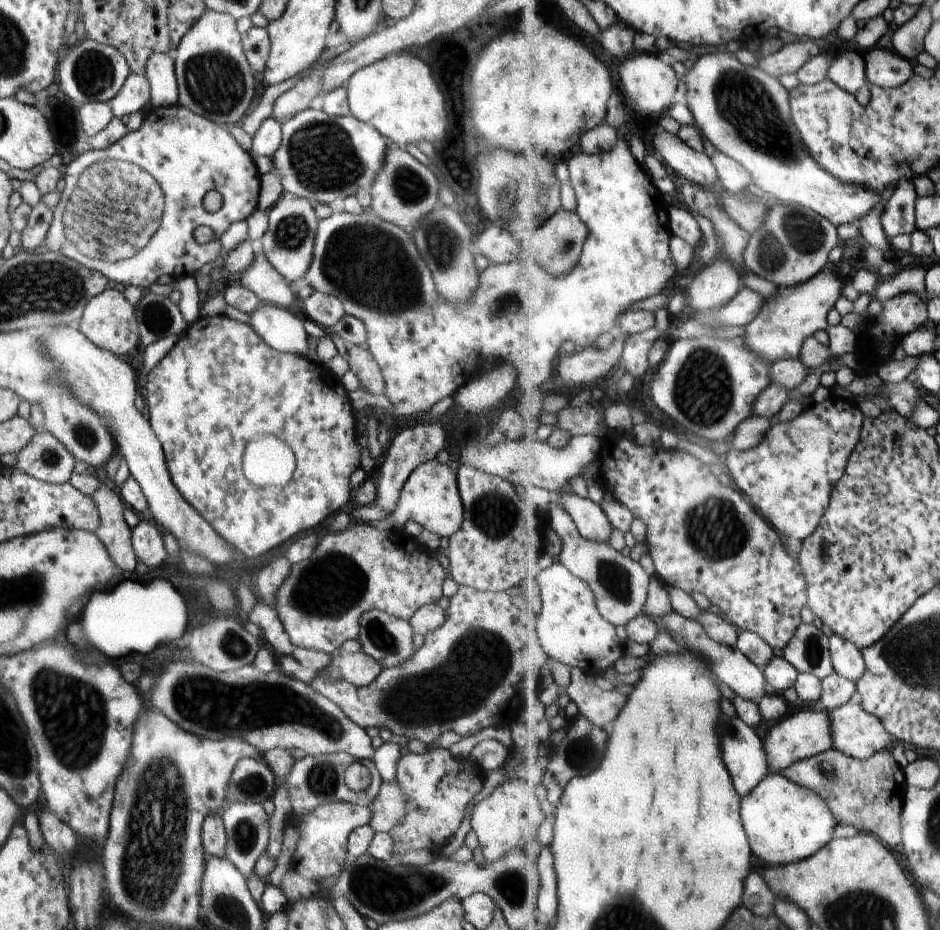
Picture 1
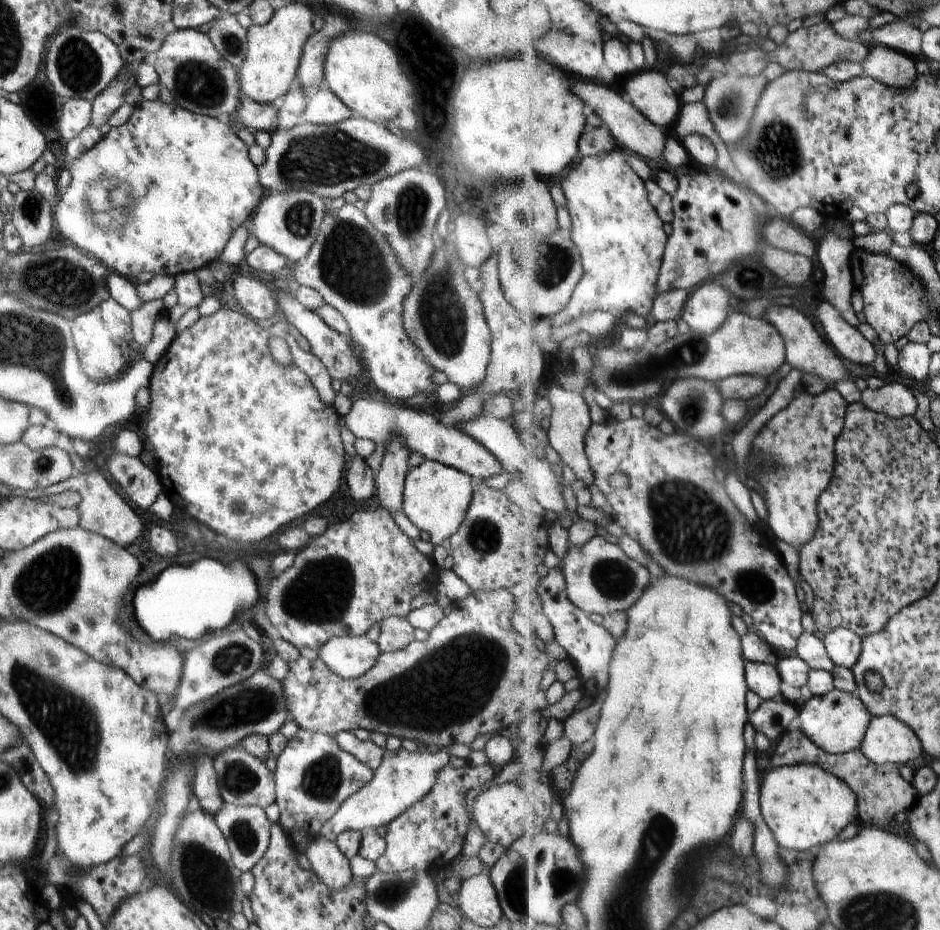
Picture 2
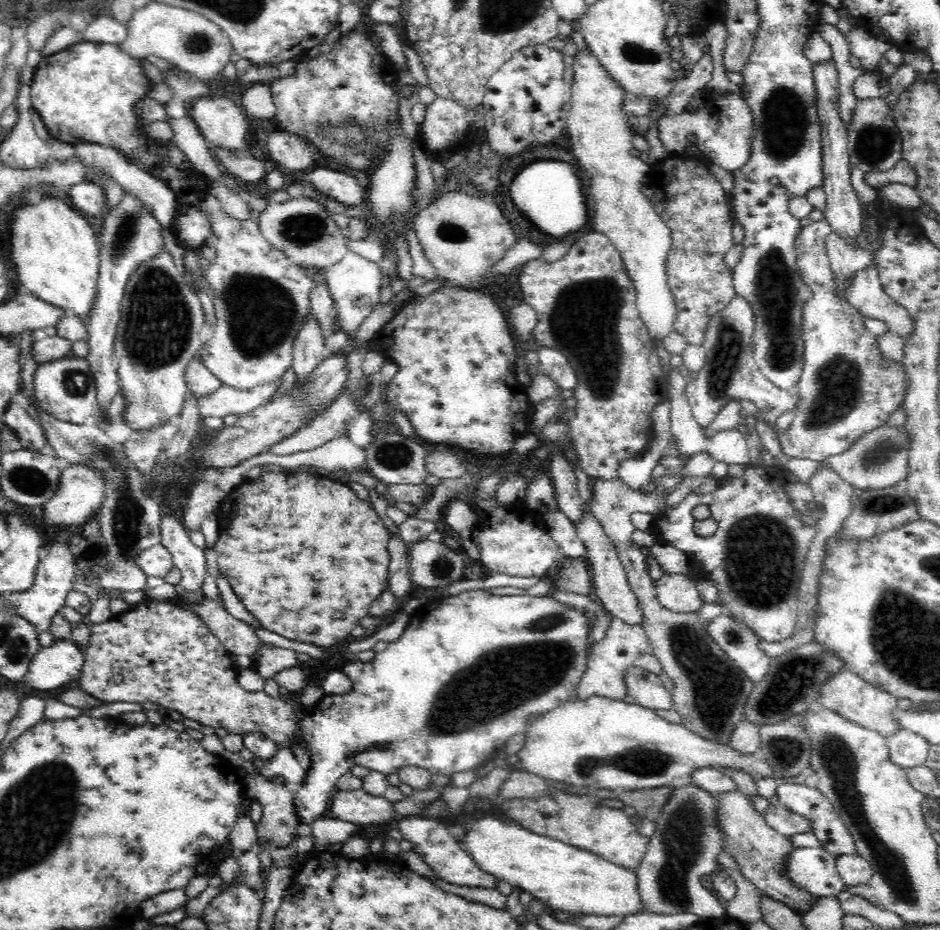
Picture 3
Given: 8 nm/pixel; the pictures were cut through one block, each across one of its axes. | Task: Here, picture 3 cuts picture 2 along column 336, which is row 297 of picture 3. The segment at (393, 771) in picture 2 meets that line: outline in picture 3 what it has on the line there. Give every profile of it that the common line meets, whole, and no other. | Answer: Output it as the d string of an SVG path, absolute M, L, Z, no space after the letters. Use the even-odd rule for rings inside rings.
M826 218L803 226L795 236L797 244L797 270L812 291L812 298L804 305L802 338L804 341L804 368L794 391L798 393L798 406L794 421L788 426L779 443L782 452L792 458L826 460L846 452L866 432L886 424L888 417L904 404L906 371L902 364L886 362L876 346L877 336L862 322L863 315L853 306L838 298L834 274L827 255L826 237L832 232Z

